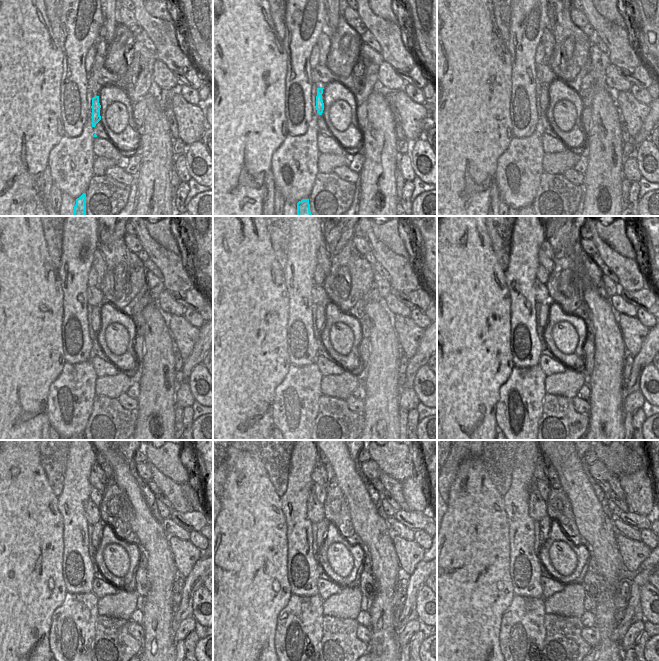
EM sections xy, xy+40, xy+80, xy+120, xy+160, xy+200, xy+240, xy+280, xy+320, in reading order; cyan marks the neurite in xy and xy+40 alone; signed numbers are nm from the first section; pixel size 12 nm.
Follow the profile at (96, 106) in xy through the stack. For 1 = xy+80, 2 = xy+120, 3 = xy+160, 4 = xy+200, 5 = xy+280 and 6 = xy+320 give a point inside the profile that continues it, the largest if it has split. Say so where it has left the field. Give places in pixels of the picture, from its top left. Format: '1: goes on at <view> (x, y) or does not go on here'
1: goes on at xy+80 (543, 104)
2: goes on at xy+120 (96, 310)
3: goes on at xy+160 (320, 307)
4: goes on at xy+200 (545, 307)
5: goes on at xy+280 (322, 526)
6: goes on at xy+320 (545, 523)

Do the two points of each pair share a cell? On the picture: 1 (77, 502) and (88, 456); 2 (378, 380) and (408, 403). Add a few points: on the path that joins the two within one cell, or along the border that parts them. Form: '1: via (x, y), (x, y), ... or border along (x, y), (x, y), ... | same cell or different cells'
1: via (77, 491), (78, 467) | same cell
2: border along (401, 389), (399, 407) | different cells

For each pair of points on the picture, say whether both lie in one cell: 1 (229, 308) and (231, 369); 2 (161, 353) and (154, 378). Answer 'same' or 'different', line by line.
1: same
2: same

